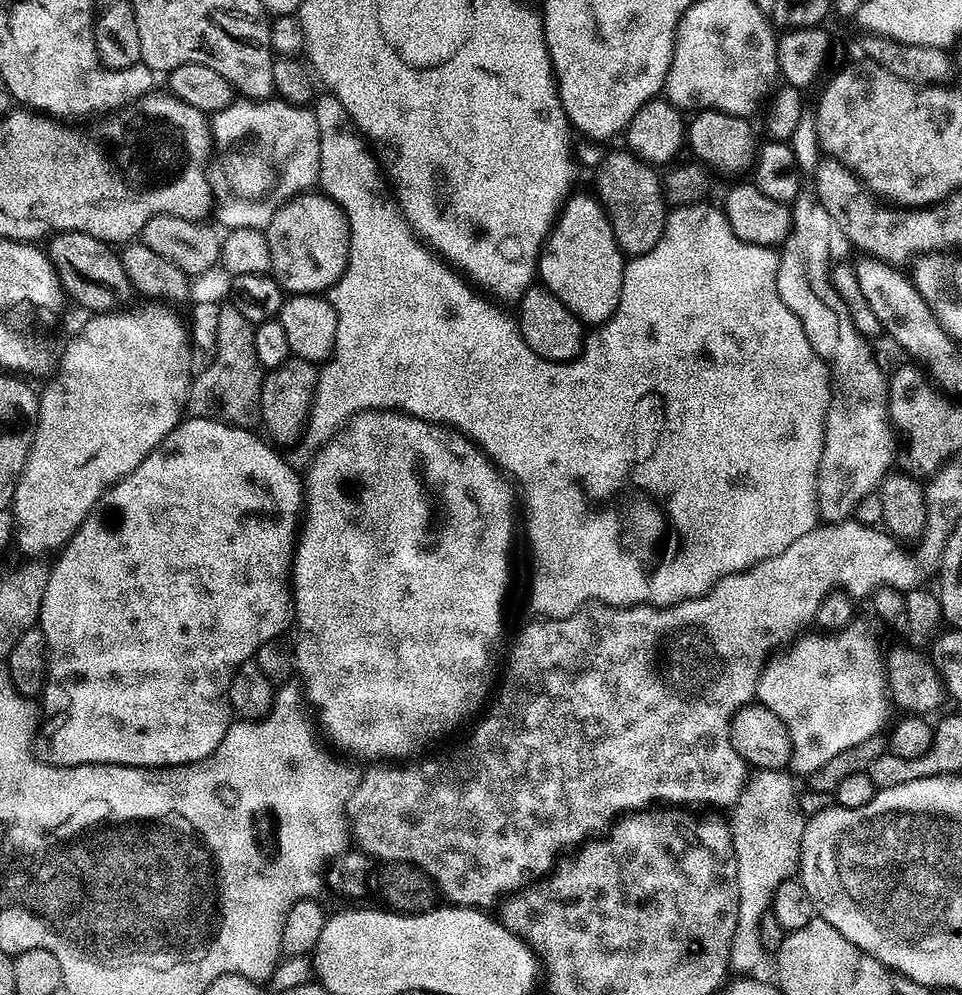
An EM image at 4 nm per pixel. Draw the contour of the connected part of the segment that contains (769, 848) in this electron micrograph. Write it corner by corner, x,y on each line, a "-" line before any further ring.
760,770
751,777
744,795
734,806
736,814
730,819
732,830
732,845
736,855
736,873
738,874
738,926
734,932
734,942
731,946
728,967
736,974
756,974
760,963
766,959
762,946
762,914
772,907
774,890
782,886
782,882
793,879
802,864
802,849
804,846
805,813
800,813
800,800
796,797
796,784
788,777
787,771

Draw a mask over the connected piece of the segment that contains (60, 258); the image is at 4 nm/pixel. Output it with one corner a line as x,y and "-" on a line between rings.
58,232
47,241
46,251
56,267
65,293
71,299
73,296
82,307
89,308
89,313
115,312
121,307
120,300
134,296
132,283
130,278
126,278
117,249
104,240
85,232

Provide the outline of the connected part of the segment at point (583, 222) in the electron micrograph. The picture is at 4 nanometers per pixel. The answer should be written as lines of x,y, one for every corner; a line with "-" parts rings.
578,192
565,200
540,249
538,276
543,287
550,289
585,325
599,326
616,313
624,285
626,256
620,251
603,204
595,195

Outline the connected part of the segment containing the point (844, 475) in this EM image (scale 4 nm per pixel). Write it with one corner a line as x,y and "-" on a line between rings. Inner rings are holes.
800,194
790,207
792,228
778,252
780,265
776,285
782,302
786,302
786,306
794,310
798,322
802,322
802,330
806,330
806,338
810,338
810,346
814,346
830,369
832,401
824,423
824,449
816,479
816,511
823,523
843,524
845,520
855,517
856,507
879,489
880,481
889,475
891,468
888,467
894,464
894,433
892,423
888,421
888,376
880,369
868,345
871,343
856,329
850,318
850,310
846,310
846,302
838,298
832,285
828,247
832,244
834,225
830,214
826,214
826,206
822,206
815,194

